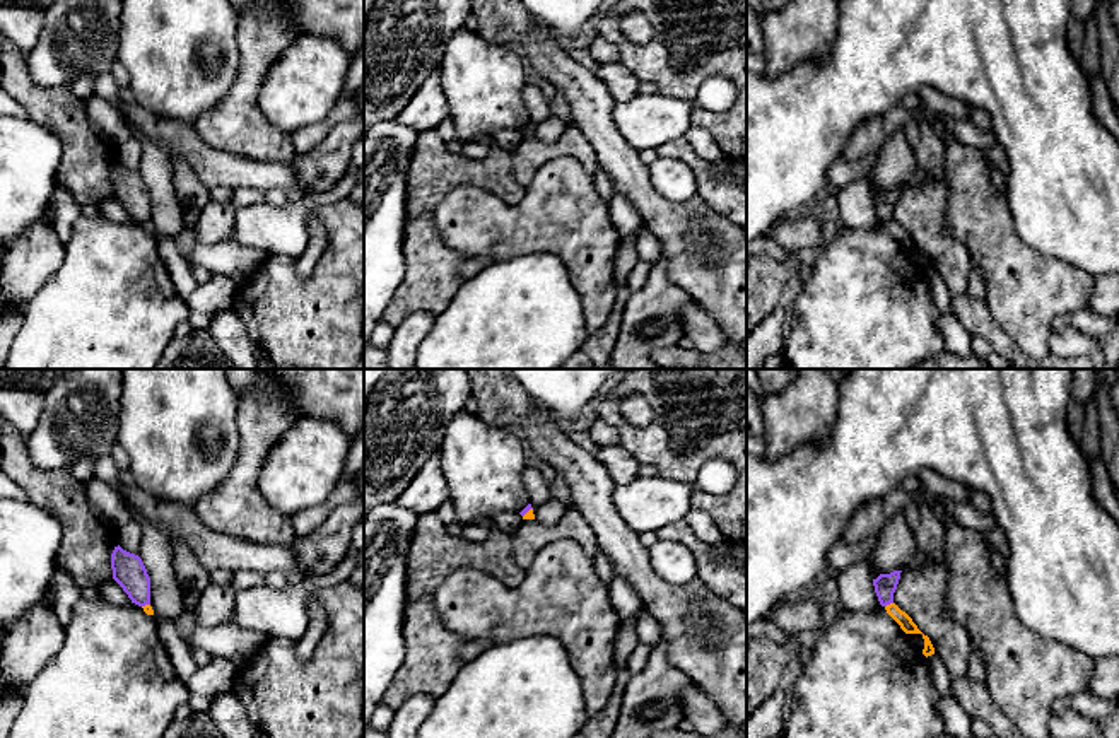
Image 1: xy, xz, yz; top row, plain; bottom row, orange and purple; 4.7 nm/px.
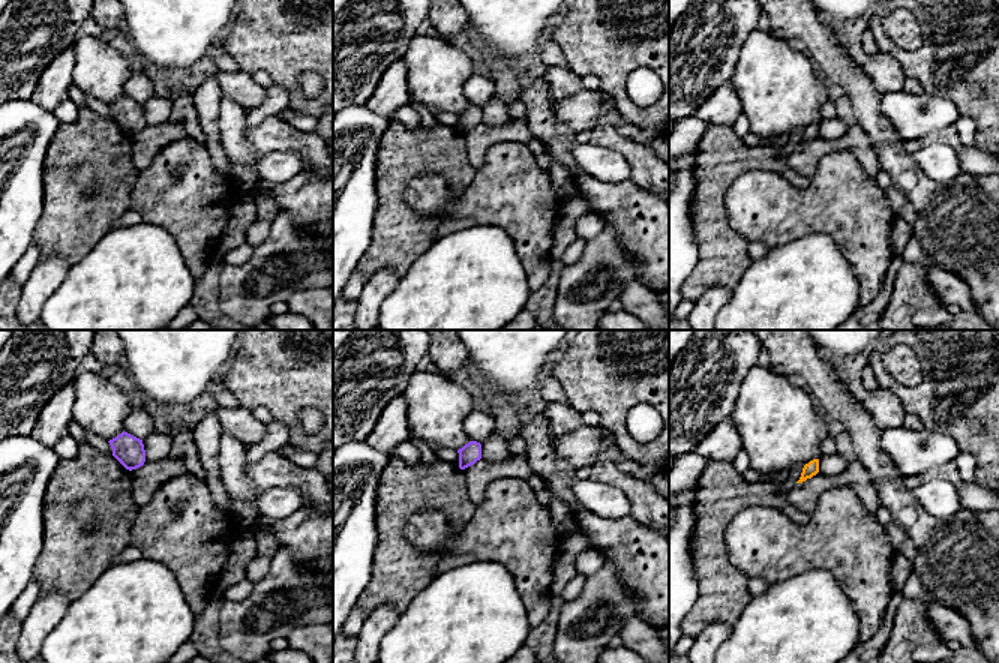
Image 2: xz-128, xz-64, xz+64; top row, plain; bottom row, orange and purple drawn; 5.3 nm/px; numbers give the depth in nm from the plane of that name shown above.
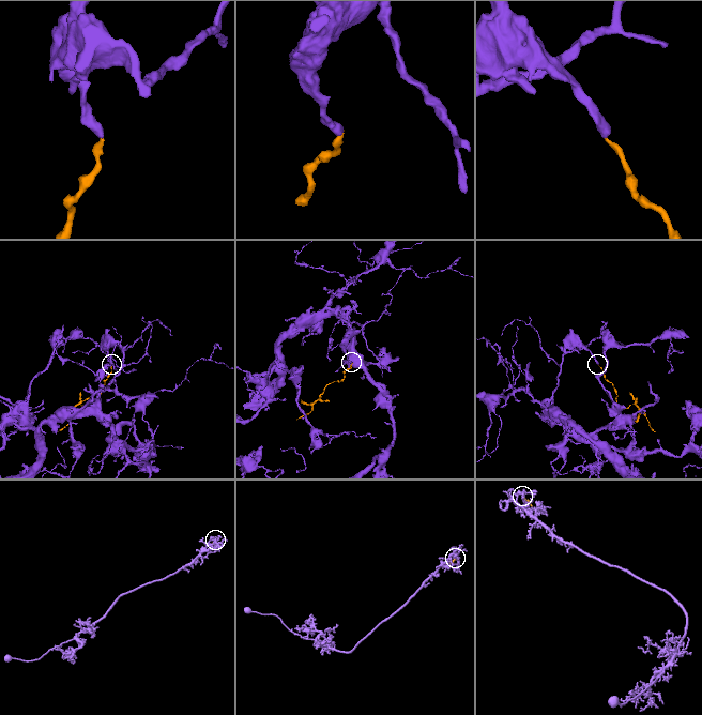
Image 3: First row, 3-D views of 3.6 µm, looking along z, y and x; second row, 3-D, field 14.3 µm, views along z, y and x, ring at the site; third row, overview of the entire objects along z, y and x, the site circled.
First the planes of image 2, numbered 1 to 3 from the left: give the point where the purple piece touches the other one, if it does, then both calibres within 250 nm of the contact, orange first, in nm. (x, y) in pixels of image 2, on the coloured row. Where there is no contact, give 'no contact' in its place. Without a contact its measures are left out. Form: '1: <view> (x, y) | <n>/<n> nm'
1: no contact
2: no contact
3: no contact

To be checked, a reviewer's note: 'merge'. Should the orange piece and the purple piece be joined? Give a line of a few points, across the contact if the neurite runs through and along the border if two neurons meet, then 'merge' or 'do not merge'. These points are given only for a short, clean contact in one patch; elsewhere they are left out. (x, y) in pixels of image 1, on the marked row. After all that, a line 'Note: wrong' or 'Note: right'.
yz (892, 602), (885, 607) | do not merge
Note: wrong

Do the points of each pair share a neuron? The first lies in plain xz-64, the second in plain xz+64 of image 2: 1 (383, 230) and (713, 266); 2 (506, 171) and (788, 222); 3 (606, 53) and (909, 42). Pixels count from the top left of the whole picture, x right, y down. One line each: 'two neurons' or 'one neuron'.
1: one neuron
2: one neuron
3: two neurons

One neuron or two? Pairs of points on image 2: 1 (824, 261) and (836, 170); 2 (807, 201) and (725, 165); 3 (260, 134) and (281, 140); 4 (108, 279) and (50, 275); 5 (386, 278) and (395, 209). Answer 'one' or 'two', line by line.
1: two
2: two
3: one
4: two
5: two

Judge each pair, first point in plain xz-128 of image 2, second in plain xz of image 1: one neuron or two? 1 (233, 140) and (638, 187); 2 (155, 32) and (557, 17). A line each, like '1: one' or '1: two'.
1: two
2: one

